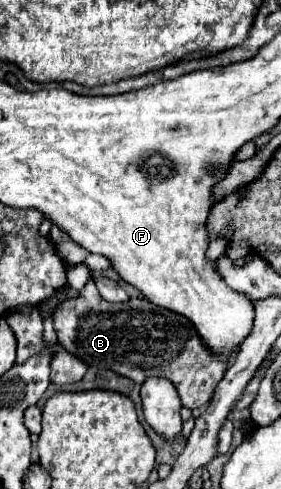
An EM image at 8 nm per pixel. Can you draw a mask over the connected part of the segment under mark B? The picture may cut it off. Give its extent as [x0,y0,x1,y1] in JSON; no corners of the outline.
[52,280,230,408]

